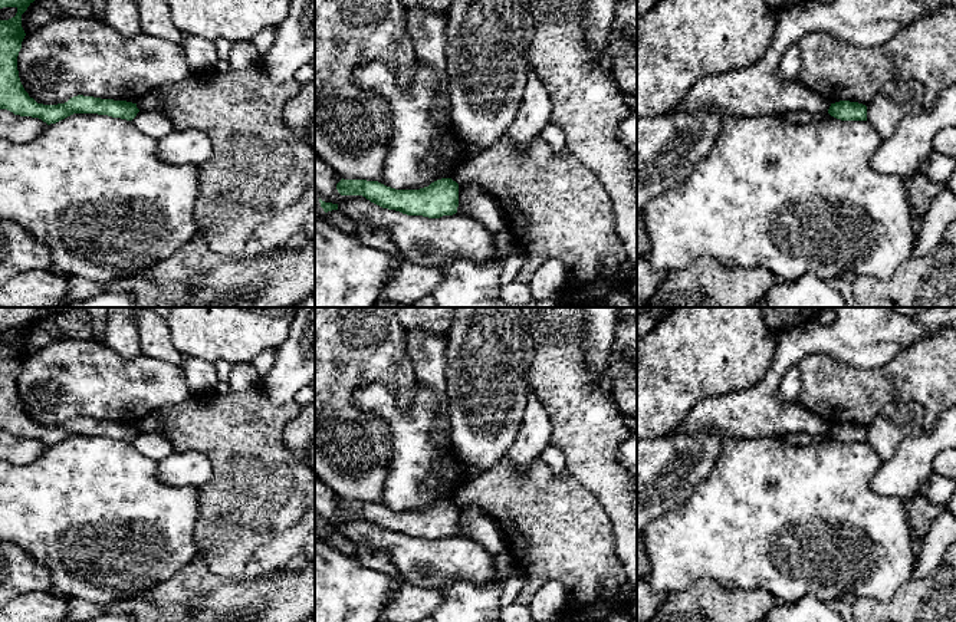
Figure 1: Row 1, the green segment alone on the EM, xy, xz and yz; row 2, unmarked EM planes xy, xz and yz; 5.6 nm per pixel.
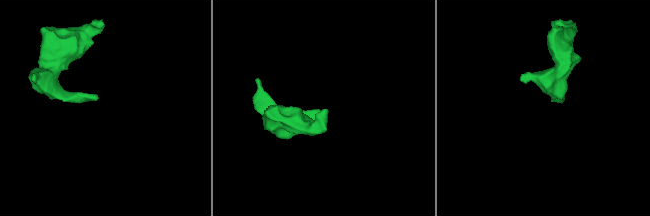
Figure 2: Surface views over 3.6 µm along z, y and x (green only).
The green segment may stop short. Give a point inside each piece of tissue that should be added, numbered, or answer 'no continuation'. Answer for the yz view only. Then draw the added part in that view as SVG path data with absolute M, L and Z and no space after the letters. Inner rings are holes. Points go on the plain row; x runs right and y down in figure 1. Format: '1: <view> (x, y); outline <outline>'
no continuation

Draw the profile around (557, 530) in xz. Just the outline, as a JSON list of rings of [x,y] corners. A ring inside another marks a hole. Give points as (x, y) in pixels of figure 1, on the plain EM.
[[[503,457],[495,467],[466,481],[451,498],[459,507],[477,504],[497,521],[507,553],[513,557],[516,570],[528,575],[516,602],[529,605],[536,592],[549,582],[559,582],[566,589],[566,602],[558,622],[608,622],[614,615],[631,616],[634,595],[624,595],[622,588],[630,582],[622,562],[615,553],[612,523],[599,500],[566,470],[556,474],[543,457],[535,460],[525,474]]]

